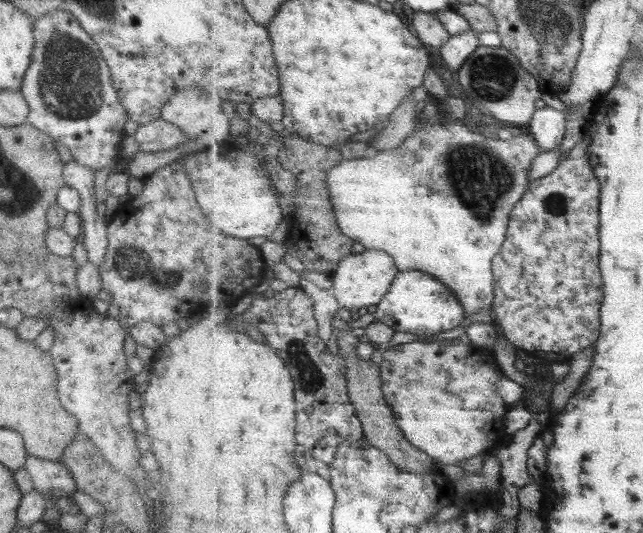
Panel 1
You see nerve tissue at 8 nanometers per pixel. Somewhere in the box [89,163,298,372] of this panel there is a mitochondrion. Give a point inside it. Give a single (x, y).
(133, 263)

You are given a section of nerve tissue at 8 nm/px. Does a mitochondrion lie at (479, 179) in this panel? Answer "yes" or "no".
yes

